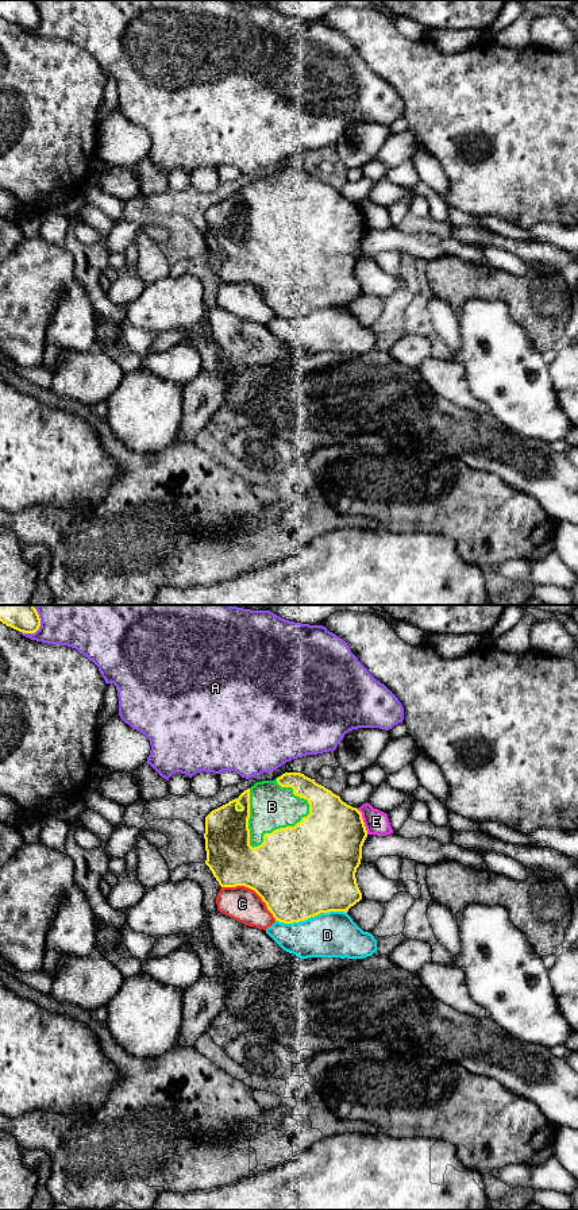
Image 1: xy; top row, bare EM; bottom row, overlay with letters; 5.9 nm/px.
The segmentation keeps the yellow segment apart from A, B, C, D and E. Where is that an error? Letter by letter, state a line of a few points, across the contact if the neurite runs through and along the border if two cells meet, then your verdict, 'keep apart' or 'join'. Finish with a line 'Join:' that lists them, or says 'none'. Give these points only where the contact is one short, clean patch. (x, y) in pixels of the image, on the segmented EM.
A: keep apart
B: join
C: keep apart
D: keep apart
E: keep apart
Join: B

